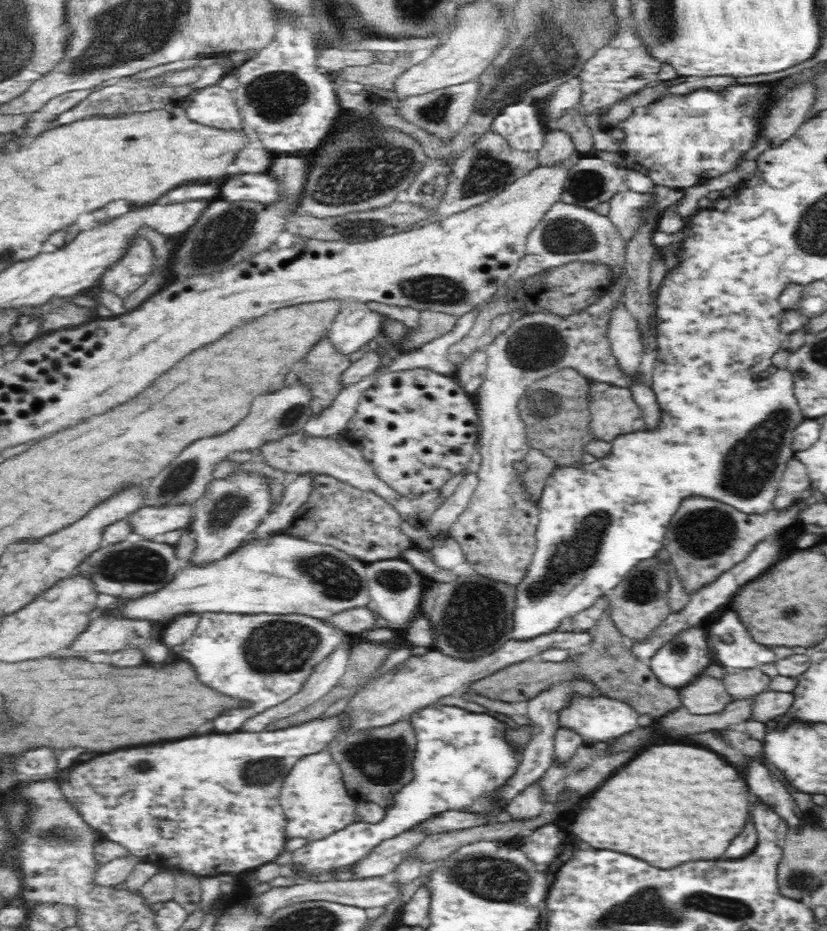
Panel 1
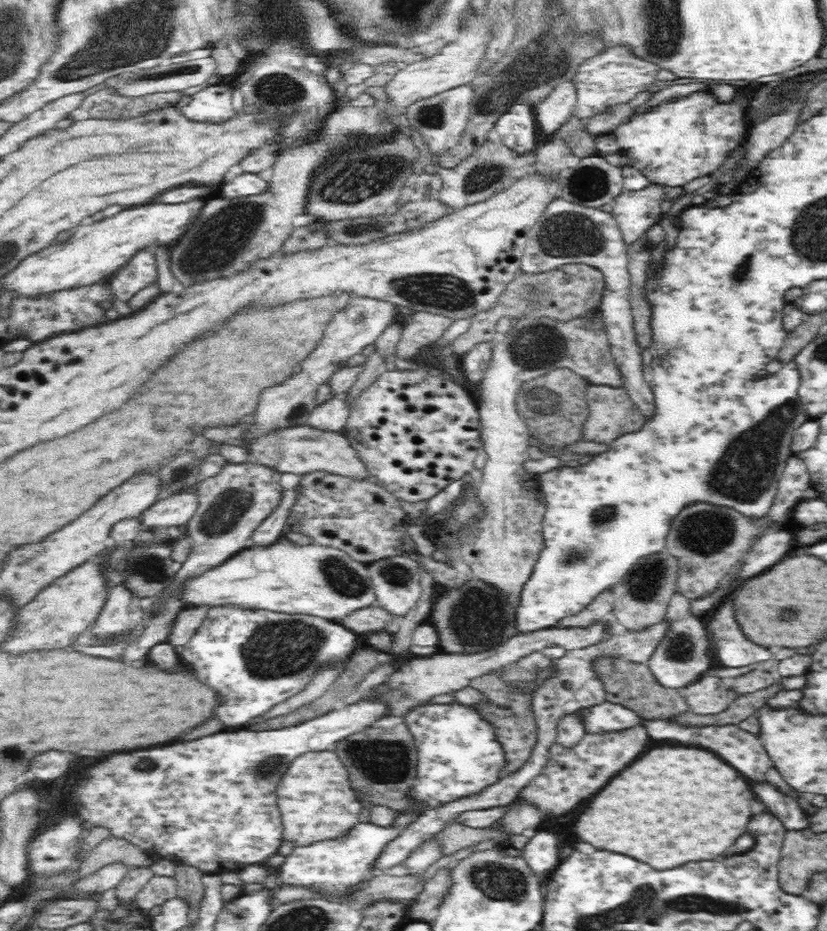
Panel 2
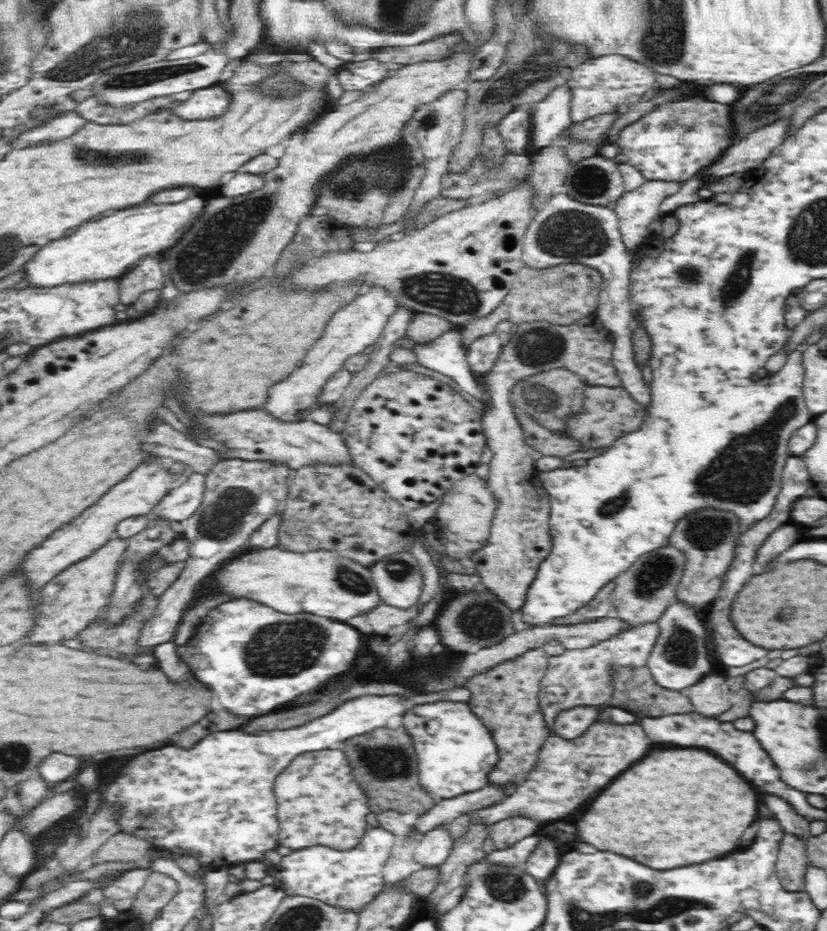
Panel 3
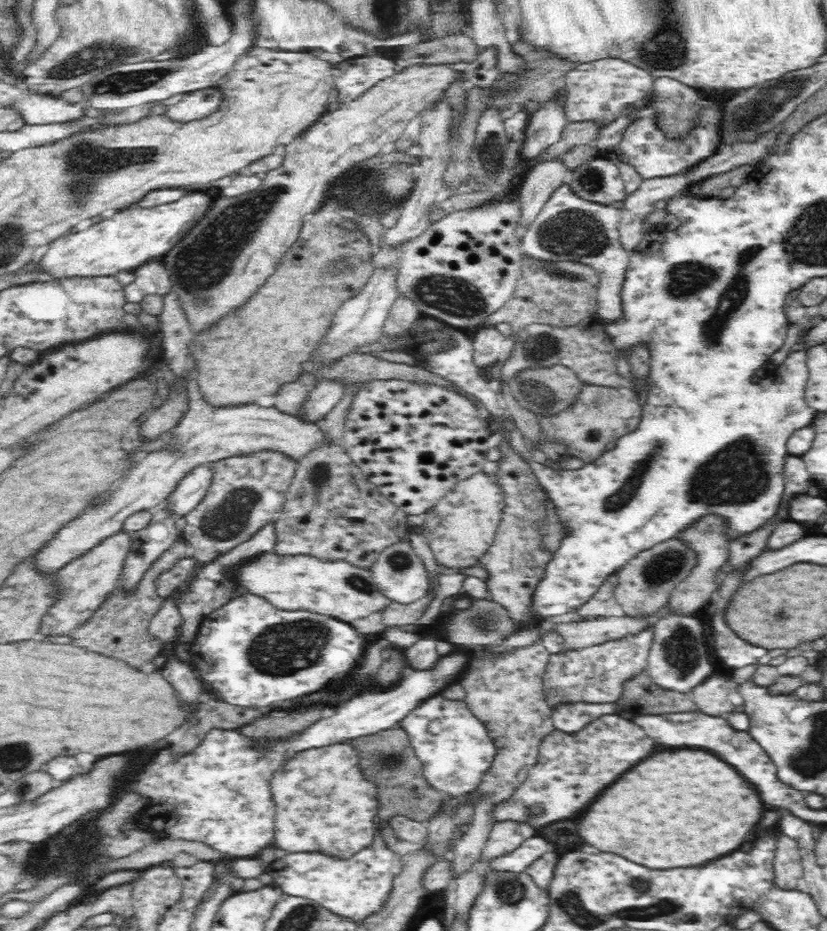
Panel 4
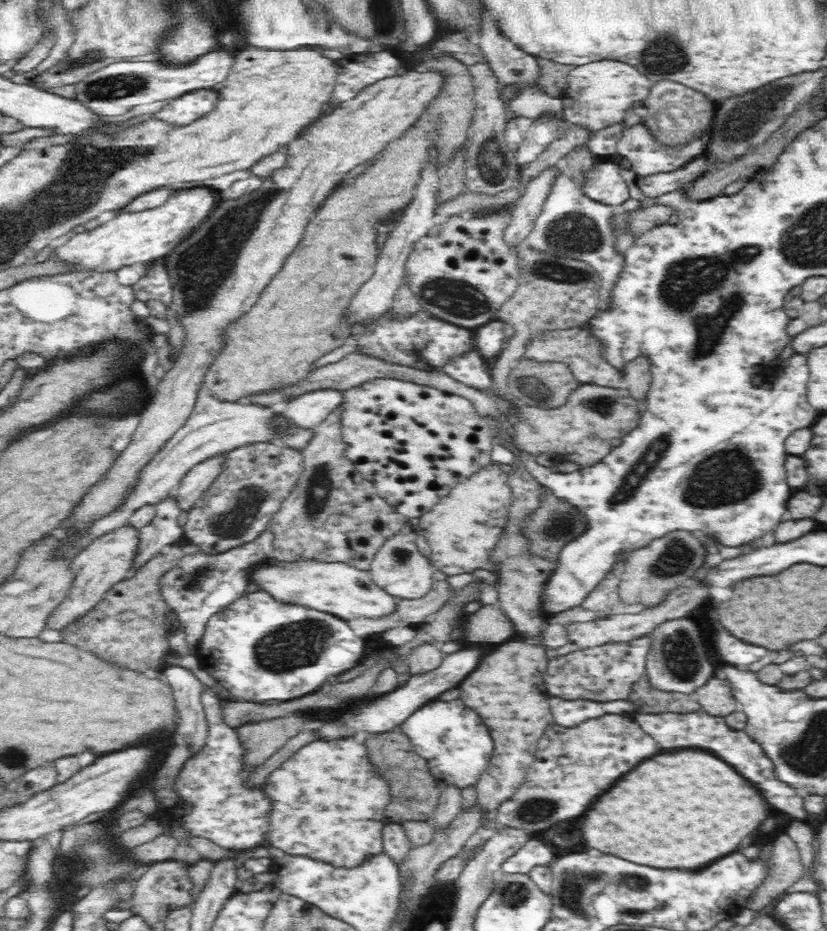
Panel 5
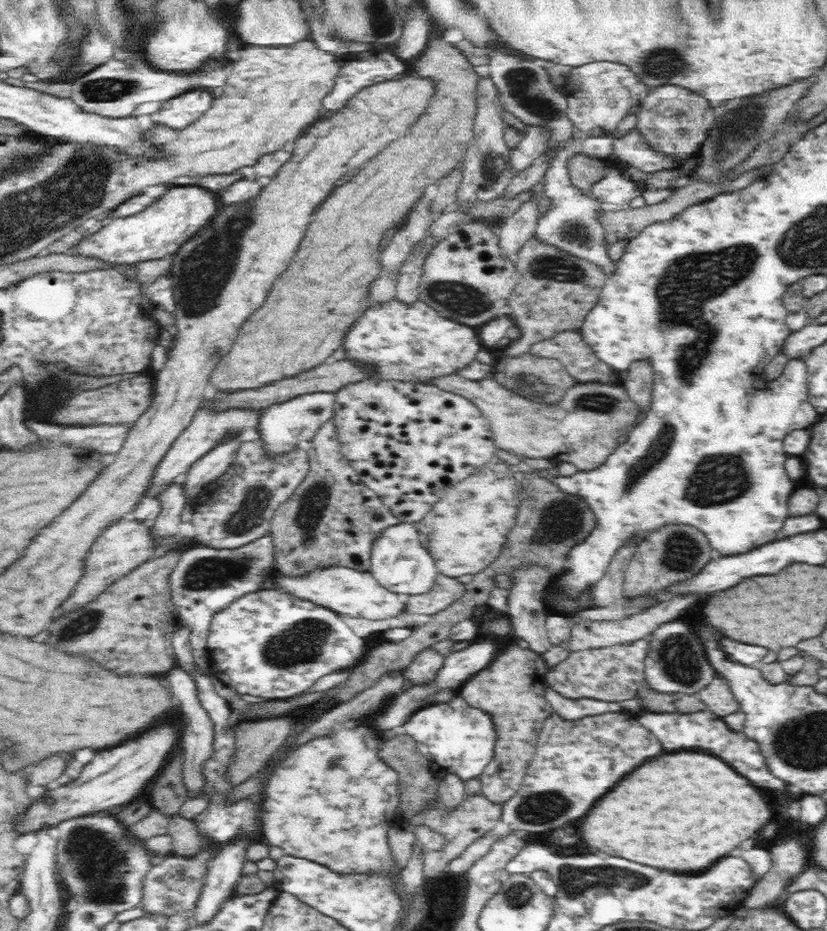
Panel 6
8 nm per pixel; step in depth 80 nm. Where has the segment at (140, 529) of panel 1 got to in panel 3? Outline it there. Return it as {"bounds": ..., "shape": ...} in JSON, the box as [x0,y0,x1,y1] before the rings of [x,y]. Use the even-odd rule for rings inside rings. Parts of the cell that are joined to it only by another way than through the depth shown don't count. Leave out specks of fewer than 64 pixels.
{"bounds":[148,473,204,523],"shape":[[[193,473],[186,483],[168,492],[155,504],[148,519],[185,523],[202,502],[204,479],[203,474]]]}

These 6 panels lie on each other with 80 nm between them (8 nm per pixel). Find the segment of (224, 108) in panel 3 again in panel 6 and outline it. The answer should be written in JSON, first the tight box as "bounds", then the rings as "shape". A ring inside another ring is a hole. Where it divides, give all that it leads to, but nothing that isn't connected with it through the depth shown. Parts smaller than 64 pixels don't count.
{"bounds":[150,92,212,129],"shape":[[[186,92],[161,103],[161,107],[150,118],[173,129],[181,129],[197,121],[212,106],[211,92]]]}

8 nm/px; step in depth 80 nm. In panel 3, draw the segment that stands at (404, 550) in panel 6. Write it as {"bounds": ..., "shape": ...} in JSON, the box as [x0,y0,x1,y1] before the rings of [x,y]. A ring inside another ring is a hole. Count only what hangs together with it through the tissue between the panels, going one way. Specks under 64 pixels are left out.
{"bounds":[370,551,423,610],"shape":[[[410,551],[386,555],[370,566],[378,596],[388,606],[408,610],[415,606],[423,589],[418,562]]]}

